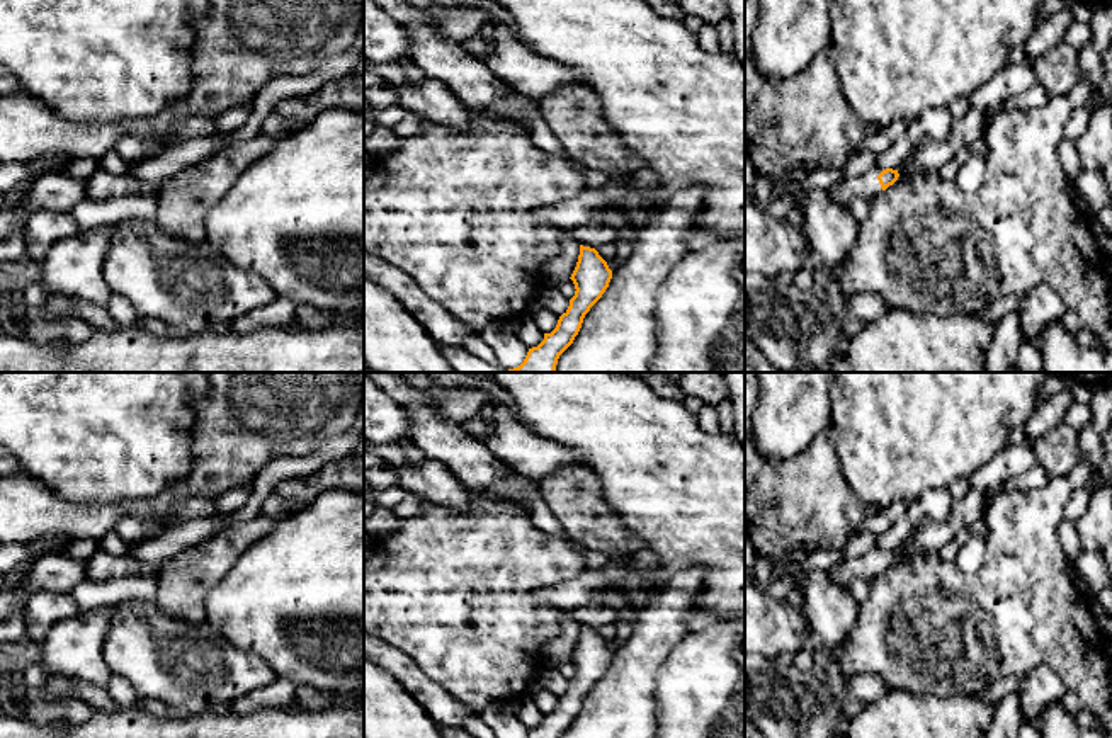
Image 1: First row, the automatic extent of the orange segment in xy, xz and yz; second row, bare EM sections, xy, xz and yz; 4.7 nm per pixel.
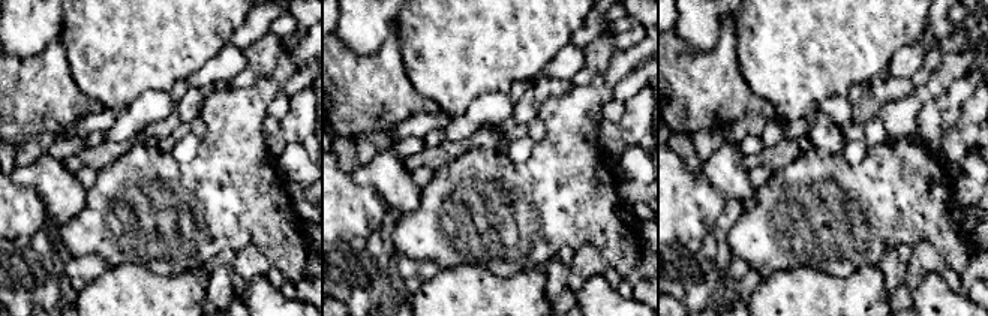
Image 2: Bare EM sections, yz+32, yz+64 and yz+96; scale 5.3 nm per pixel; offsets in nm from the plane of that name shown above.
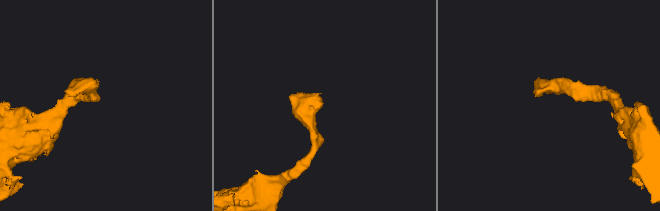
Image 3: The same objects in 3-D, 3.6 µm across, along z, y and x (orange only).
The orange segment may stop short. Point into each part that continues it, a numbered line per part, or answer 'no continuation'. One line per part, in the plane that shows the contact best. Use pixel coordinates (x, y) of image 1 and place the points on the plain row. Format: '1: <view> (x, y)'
1: yz (866, 567)

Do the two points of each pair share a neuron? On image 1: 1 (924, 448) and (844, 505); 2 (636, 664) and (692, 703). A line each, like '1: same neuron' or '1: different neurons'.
1: different neurons
2: different neurons

